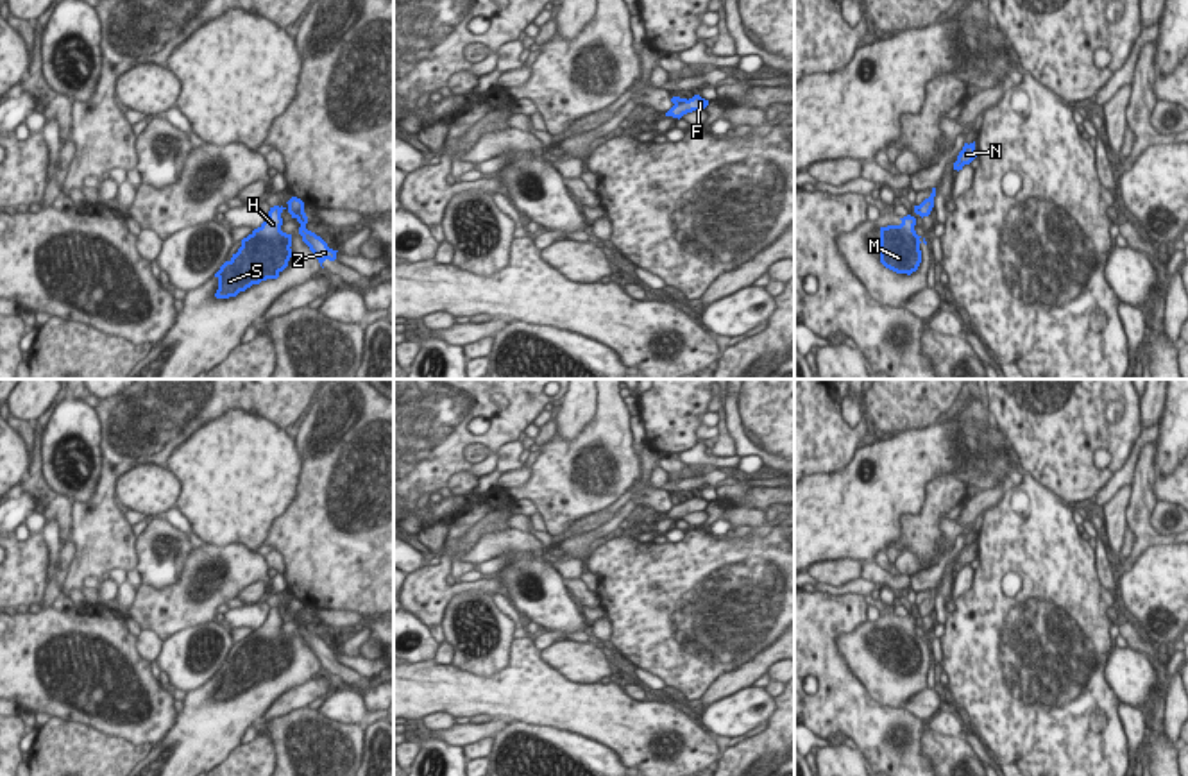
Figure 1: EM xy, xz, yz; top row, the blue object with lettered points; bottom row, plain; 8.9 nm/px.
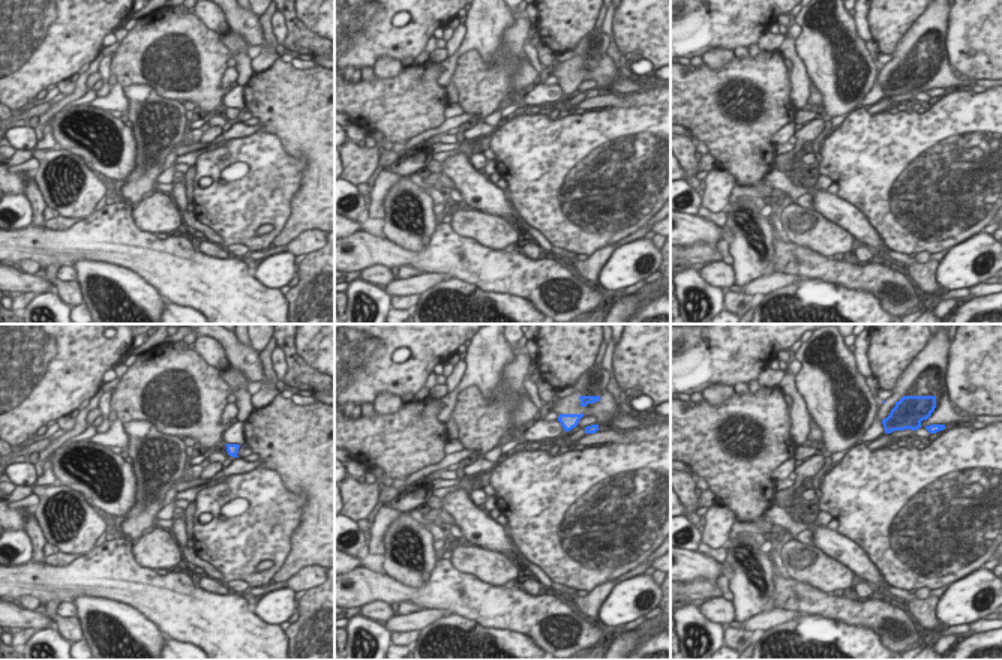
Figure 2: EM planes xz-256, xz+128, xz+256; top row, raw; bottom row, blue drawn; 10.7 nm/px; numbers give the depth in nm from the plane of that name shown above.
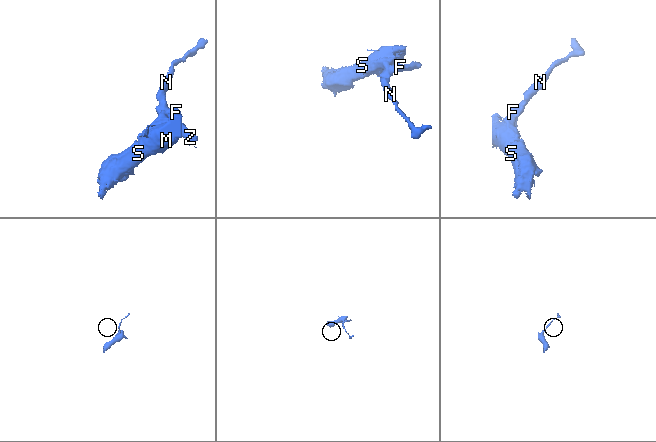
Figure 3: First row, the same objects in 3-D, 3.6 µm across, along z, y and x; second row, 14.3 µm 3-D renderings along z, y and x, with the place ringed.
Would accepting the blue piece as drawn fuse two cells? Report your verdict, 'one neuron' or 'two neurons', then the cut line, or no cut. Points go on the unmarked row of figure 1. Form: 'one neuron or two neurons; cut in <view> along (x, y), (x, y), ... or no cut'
two neurons; cut in xz along (682, 499), (675, 506)

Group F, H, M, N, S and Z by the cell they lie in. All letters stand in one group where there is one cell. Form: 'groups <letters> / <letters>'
groups F N Z / H M S

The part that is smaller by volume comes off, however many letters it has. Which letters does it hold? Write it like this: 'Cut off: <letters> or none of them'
Cut off: F, N, Z

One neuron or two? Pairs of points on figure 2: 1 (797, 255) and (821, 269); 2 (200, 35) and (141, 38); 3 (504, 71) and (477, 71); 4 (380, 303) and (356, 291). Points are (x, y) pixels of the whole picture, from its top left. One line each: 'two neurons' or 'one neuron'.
1: one neuron
2: one neuron
3: one neuron
4: one neuron

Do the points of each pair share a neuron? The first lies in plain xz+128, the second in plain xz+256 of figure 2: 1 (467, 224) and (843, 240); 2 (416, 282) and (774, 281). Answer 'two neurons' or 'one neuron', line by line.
1: one neuron
2: one neuron

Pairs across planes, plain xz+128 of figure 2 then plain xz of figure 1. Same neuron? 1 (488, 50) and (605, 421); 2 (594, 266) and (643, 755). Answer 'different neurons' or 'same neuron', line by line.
1: different neurons
2: different neurons

